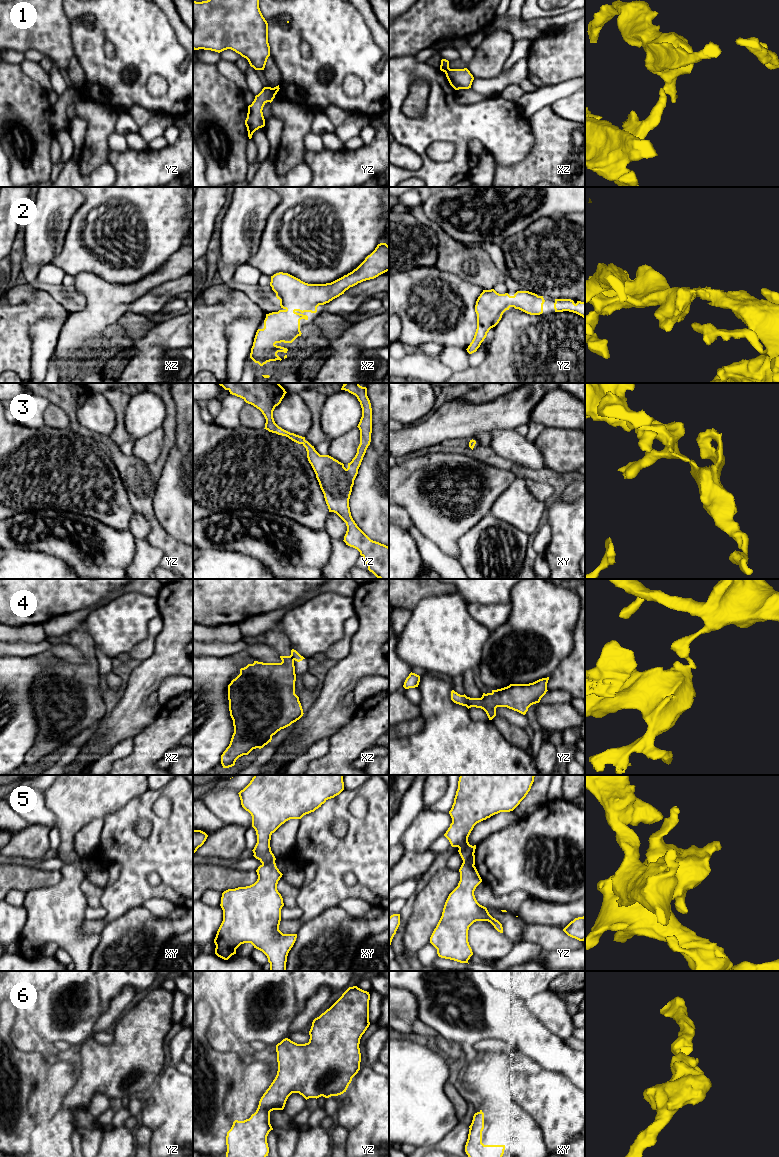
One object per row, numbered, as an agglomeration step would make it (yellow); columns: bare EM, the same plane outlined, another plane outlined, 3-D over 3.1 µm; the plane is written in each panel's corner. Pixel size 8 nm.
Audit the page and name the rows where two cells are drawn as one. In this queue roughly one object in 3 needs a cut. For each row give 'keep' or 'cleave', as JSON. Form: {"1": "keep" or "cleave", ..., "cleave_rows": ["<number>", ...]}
{"1": "cleave", "2": "keep", "3": "keep", "4": "cleave", "5": "cleave", "6": "keep", "cleave_rows": ["1", "4", "5"]}

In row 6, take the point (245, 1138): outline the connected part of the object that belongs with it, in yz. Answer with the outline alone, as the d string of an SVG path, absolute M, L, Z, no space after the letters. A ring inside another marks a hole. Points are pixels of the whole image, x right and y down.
M357 986L349 987L329 1009L313 1020L308 1043L297 1044L285 1038L276 1045L277 1075L261 1097L256 1112L249 1119L233 1122L226 1136L226 1157L268 1156L267 1136L273 1130L270 1112L283 1110L292 1093L299 1093L307 1100L321 1096L329 1098L346 1092L352 1078L360 1070L359 1044L370 1025L369 1000L369 992Z

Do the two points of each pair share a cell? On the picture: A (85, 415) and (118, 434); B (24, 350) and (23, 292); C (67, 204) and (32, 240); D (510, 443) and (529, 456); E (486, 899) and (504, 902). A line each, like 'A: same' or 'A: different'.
A: different
B: different
C: same
D: same
E: same

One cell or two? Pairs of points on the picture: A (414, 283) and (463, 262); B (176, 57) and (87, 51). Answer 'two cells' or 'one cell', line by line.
A: two cells
B: one cell

